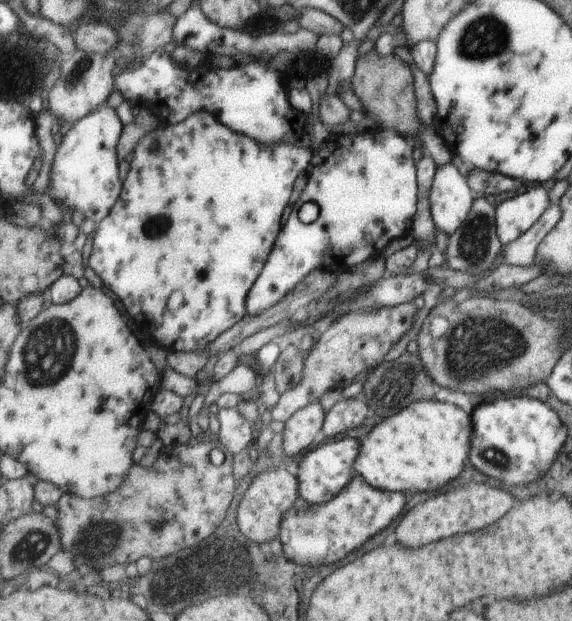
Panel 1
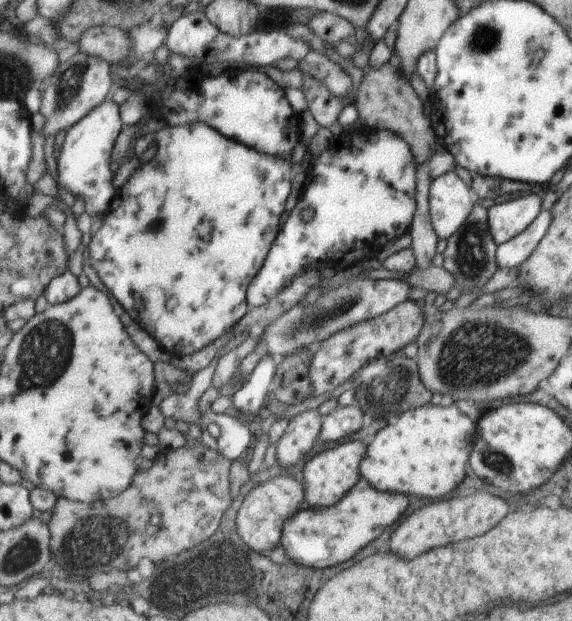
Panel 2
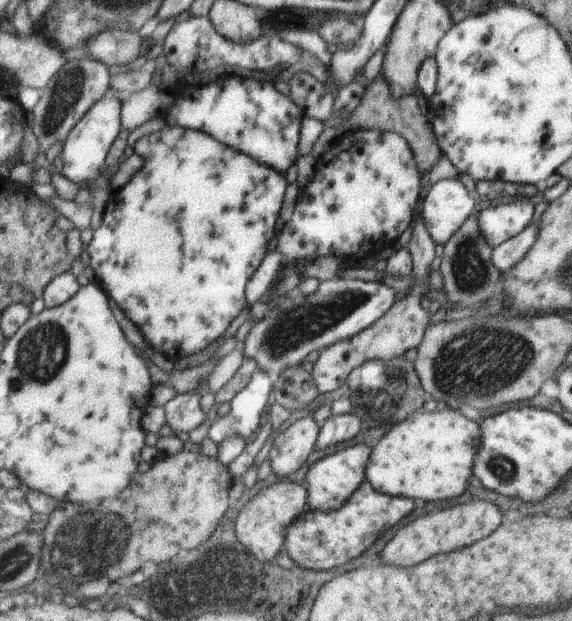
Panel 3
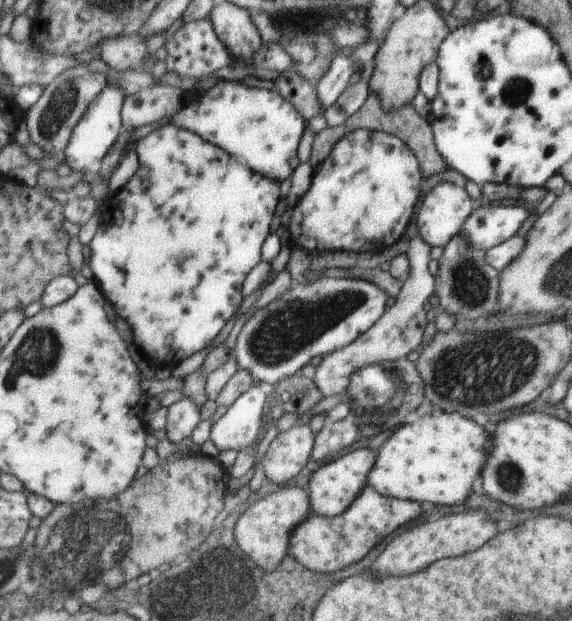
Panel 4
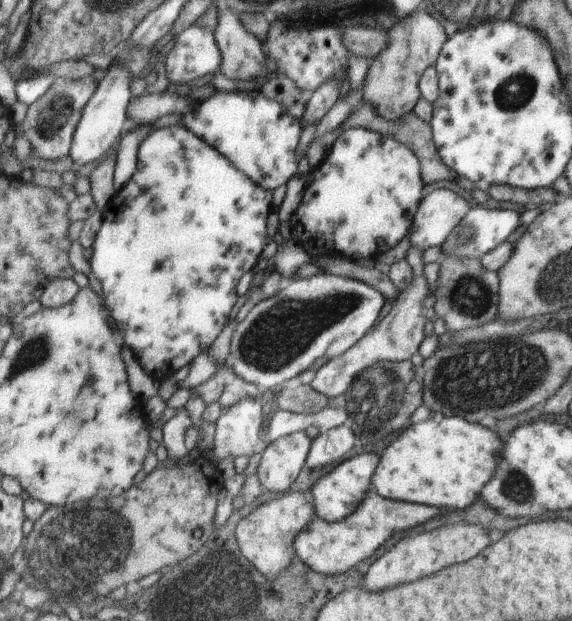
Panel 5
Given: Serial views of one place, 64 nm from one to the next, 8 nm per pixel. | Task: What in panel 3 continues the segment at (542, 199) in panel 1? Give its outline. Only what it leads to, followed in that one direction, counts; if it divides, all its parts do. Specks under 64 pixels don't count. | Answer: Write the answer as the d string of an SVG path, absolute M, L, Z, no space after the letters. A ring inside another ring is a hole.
M519 198L517 202L511 204L501 204L501 206L489 206L479 210L477 222L479 222L479 234L481 238L491 246L503 244L507 238L513 238L521 230L527 228L533 208L537 200L527 200Z

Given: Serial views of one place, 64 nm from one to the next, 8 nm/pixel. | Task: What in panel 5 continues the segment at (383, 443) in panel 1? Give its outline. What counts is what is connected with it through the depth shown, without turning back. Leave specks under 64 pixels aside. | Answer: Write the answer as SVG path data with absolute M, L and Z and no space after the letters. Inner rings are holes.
M449 416L441 418L441 422L419 422L405 428L383 452L381 462L371 478L371 490L375 490L379 496L387 500L401 500L409 504L425 504L439 510L467 510L471 504L481 502L483 488L493 480L493 474L497 472L495 462L501 462L501 454L505 450L503 440L495 432L491 432L487 426L479 426L465 422L463 418Z

